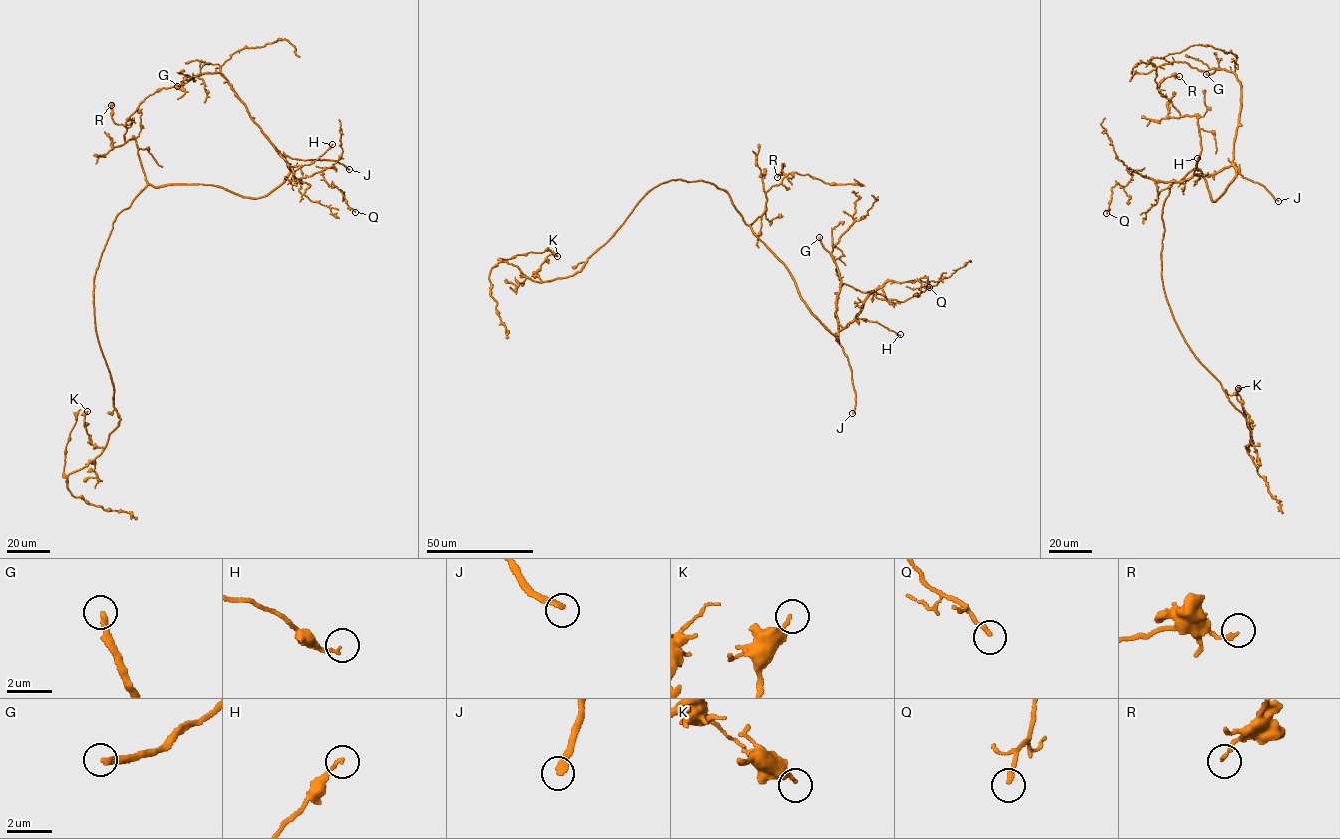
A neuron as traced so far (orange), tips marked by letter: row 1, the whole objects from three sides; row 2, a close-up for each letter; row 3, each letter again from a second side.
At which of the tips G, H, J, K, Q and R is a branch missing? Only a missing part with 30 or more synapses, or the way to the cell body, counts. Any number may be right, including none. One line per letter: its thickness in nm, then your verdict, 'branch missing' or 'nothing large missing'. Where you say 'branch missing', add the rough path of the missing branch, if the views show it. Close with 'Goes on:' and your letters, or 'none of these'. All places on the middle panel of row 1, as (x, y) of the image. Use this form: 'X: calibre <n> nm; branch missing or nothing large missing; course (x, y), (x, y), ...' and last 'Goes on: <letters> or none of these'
G: calibre 260 nm; branch missing; course (819, 237), (813, 216), (801, 210), (810, 192), (823, 184), (807, 166)
H: calibre 130 nm; nothing large missing
J: calibre 280 nm; branch missing; course (852, 413), (843, 424), (839, 424), (841, 417), (845, 415), (861, 415), (870, 424), (872, 421)
K: calibre 200 nm; nothing large missing
Q: calibre 180 nm; nothing large missing
R: calibre 160 nm; nothing large missing
Goes on: G, J

